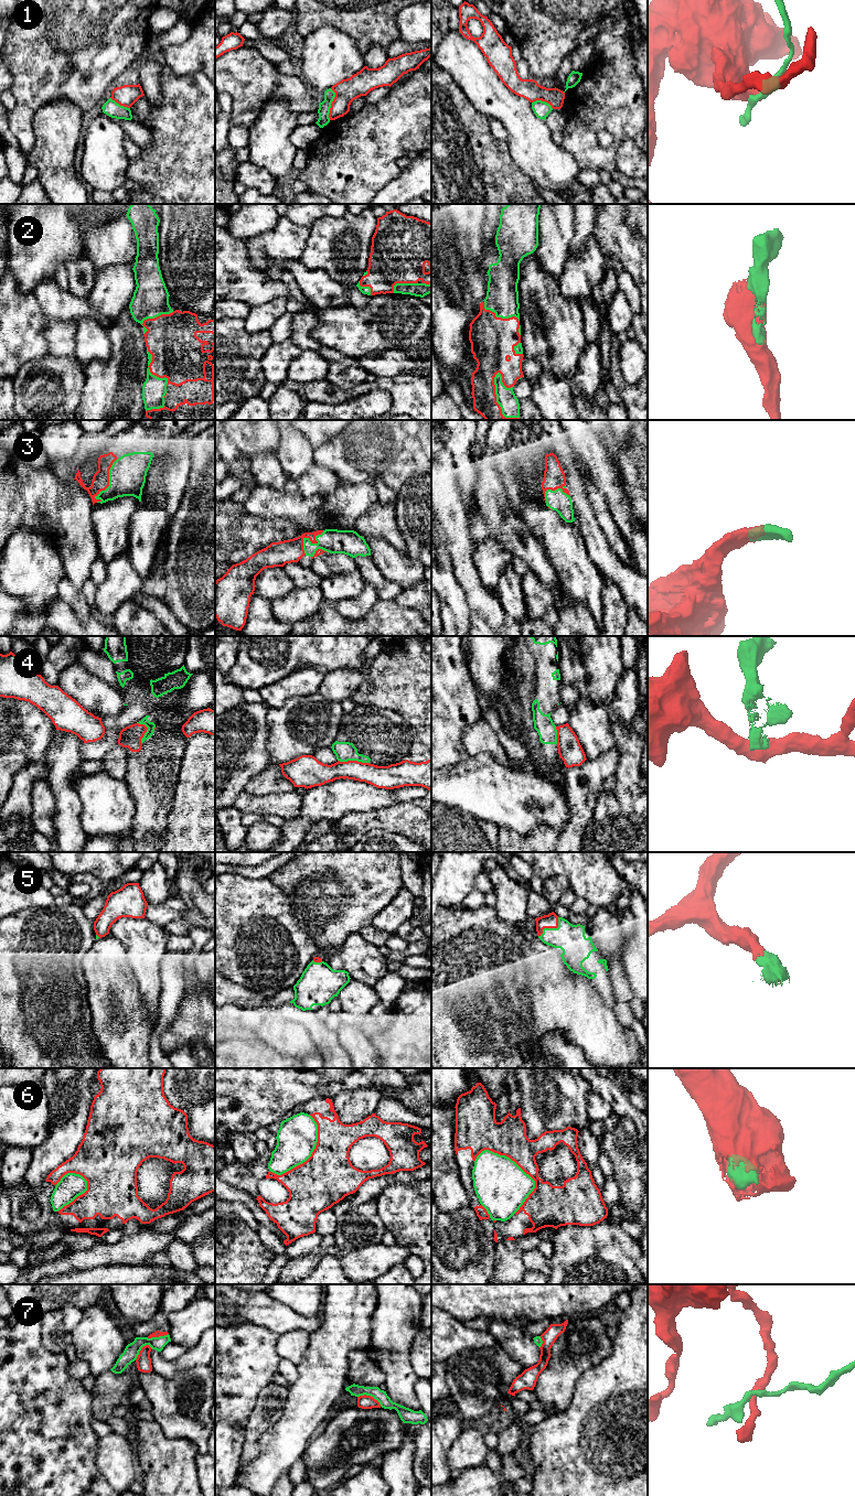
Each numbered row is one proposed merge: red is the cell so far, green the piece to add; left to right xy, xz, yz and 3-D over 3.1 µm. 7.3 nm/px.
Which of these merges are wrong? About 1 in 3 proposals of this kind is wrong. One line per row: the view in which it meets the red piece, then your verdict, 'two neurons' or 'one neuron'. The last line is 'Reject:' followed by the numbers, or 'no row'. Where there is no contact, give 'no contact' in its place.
1: xz | two neurons
2: yz | one neuron
3: xy | one neuron
4: xz | two neurons
5: yz | one neuron
6: yz | two neurons
7: xz | two neurons
Reject: 1, 4, 6, 7

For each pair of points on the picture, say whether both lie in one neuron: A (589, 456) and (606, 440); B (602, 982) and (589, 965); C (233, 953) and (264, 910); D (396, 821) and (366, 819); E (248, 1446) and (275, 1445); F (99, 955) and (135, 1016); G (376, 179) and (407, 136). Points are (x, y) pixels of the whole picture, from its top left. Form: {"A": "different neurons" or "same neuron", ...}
{"A": "different neurons", "B": "same neuron", "C": "same neuron", "D": "same neuron", "E": "different neurons", "F": "same neuron", "G": "same neuron"}

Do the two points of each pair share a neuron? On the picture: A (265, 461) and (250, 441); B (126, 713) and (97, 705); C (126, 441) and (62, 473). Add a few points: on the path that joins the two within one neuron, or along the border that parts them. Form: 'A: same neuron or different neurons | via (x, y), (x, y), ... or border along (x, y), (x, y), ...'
A: different neurons | border along (273, 451), (263, 451), (248, 455)
B: different neurons | border along (125, 706), (118, 713), (102, 718)
C: same neuron | via (110, 443), (93, 443), (77, 459)

